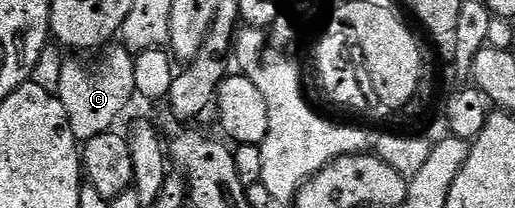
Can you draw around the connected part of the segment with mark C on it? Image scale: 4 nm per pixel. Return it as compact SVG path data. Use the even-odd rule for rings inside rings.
M121 45L114 46L97 69L89 69L77 61L65 62L59 71L55 93L65 113L76 141L82 143L97 135L110 132L122 109L136 93L134 82L134 56Z

